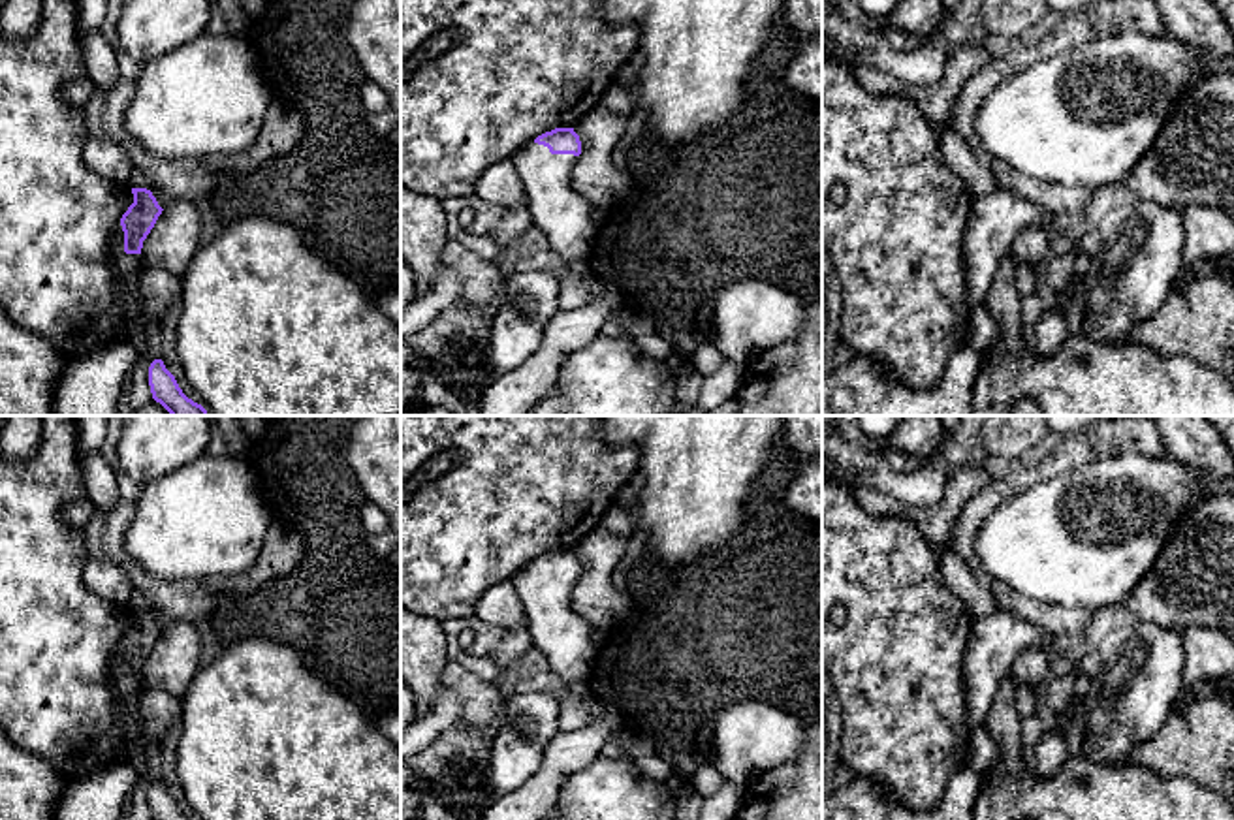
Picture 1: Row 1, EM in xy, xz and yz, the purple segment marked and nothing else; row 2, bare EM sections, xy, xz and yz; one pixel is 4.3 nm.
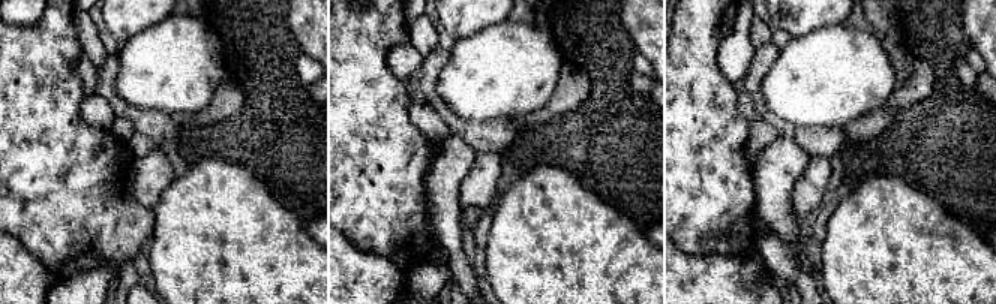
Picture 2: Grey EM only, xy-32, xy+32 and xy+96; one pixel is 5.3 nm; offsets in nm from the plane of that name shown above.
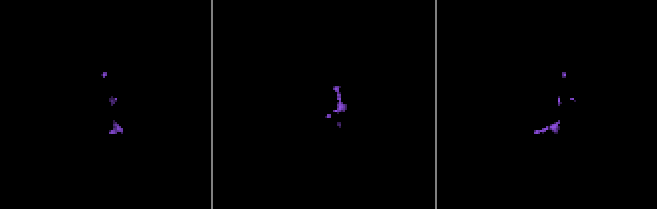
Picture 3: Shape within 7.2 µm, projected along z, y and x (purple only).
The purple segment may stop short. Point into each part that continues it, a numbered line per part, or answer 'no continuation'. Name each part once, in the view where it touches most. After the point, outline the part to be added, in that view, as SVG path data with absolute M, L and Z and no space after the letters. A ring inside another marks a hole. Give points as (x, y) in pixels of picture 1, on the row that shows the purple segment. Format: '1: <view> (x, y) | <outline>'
1: xz (565, 217) | M534 141L512 156L532 224L546 233L547 248L564 265L574 260L589 260L596 237L591 207L570 184L577 158L551 154L547 147Z

